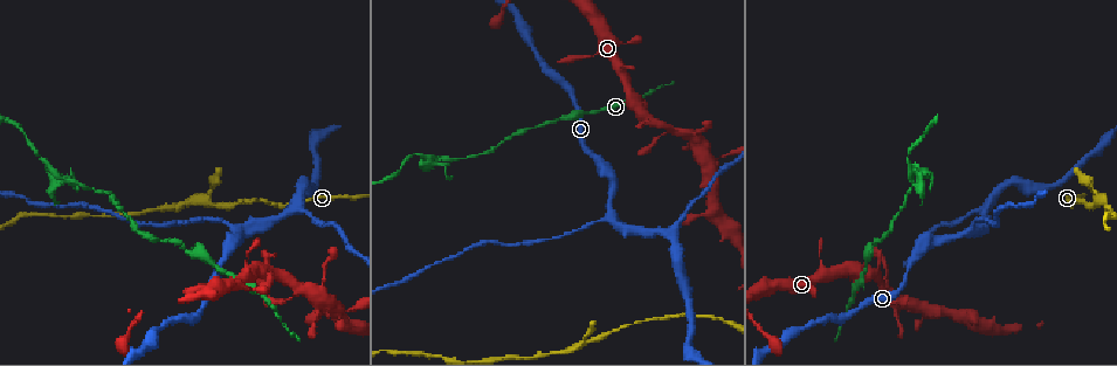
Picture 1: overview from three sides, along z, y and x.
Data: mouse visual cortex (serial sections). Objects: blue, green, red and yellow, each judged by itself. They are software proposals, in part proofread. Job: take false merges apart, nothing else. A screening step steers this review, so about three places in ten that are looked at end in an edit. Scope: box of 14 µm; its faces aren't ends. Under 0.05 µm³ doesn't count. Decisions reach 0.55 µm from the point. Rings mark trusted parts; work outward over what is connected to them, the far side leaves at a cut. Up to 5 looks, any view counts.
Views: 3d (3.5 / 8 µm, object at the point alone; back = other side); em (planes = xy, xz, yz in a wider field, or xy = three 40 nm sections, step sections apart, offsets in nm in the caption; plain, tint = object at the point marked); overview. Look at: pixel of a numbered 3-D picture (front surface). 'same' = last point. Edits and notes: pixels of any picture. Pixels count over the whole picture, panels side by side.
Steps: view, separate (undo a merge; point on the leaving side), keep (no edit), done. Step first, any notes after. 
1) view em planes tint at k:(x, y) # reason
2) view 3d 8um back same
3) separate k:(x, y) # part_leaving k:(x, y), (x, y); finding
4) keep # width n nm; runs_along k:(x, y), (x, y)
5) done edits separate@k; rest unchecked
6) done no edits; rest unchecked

view 3d 3.5um at 1:(611, 212) # arms part here

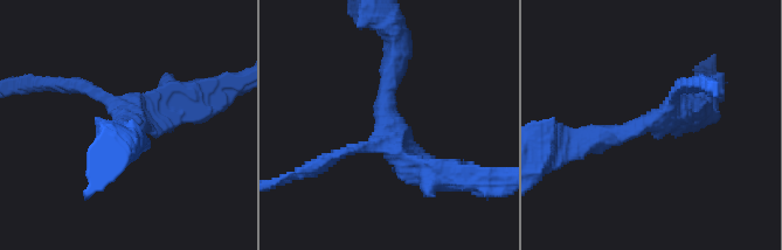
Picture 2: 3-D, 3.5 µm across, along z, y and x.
view em xy step 3 tint at 2:(387, 123) # arms 3; arm_widths 150, 300, 350 nm

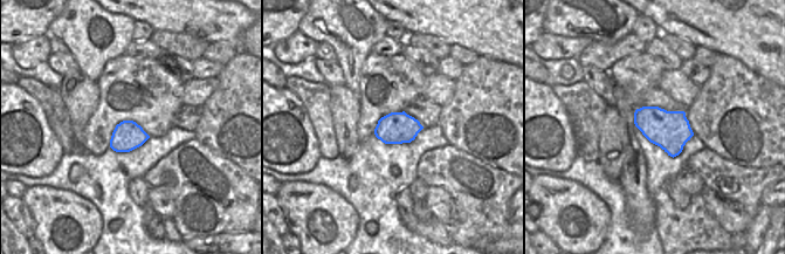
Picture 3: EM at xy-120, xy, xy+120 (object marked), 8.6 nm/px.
keep # runs_along 2:(580, 140), (664, 123), (703, 101); one cell here

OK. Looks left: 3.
view 3d 3.5um at 1:(911, 182) # branch point

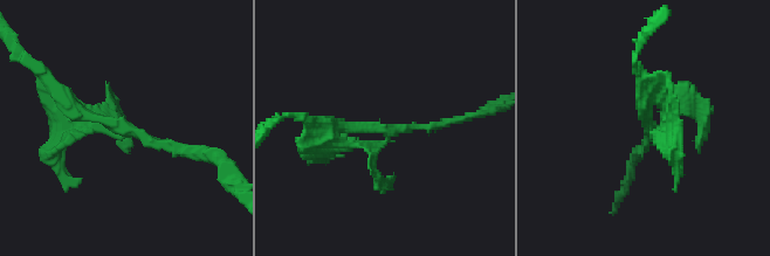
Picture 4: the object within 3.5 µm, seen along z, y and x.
view em xy step 5 tint at 4:(133, 130)

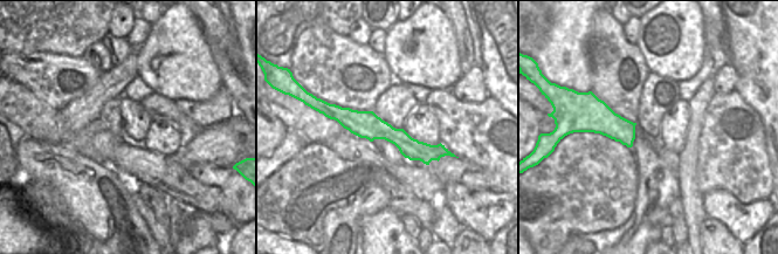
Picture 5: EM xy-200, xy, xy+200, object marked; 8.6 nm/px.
separate 4:(126, 143) # part_leaving 4:(386, 140), (336, 146), (318, 156), (336, 156); two cells meet here

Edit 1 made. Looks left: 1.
done edits separate@4; rest unchecked

